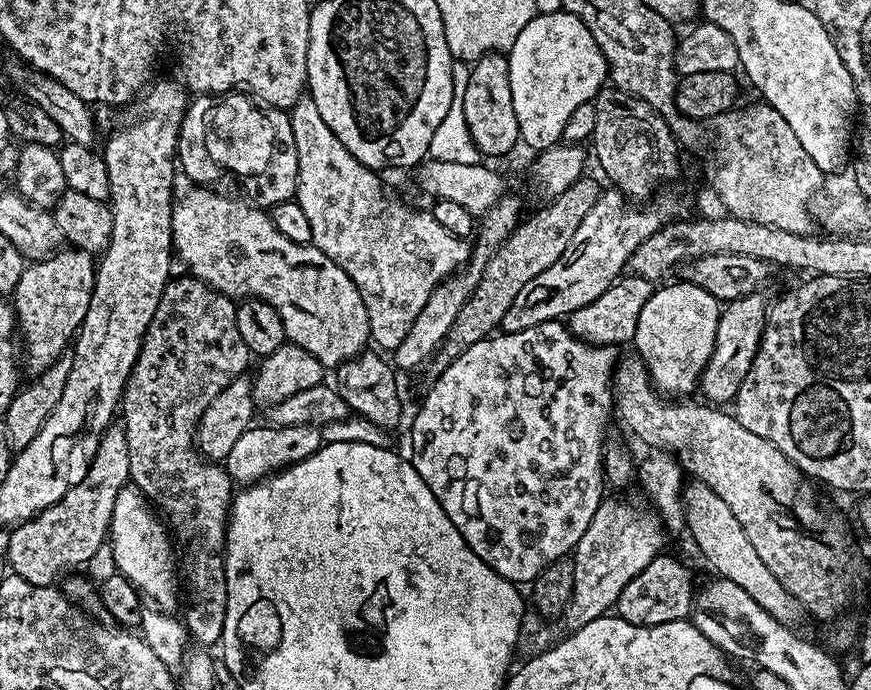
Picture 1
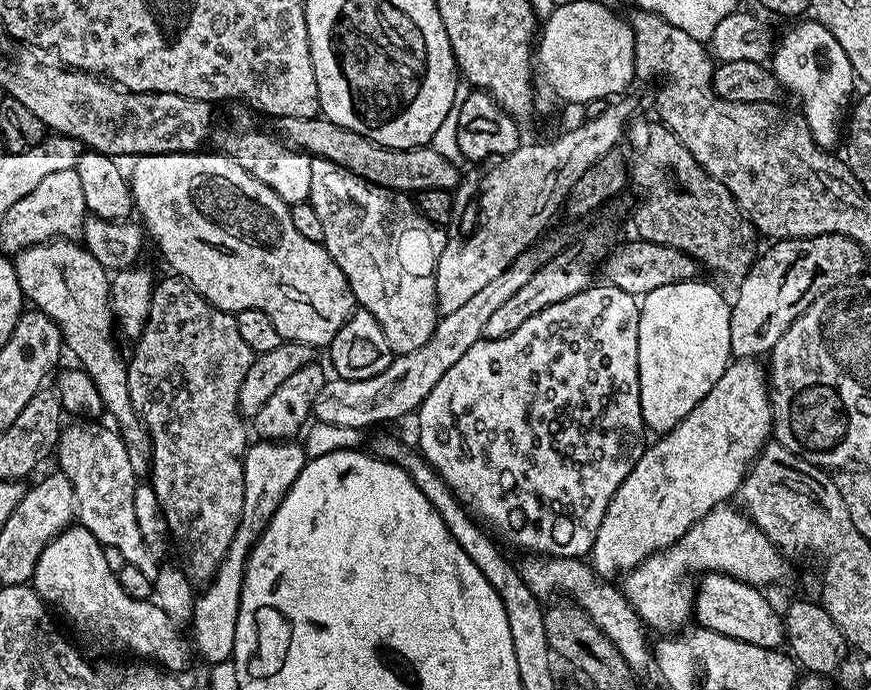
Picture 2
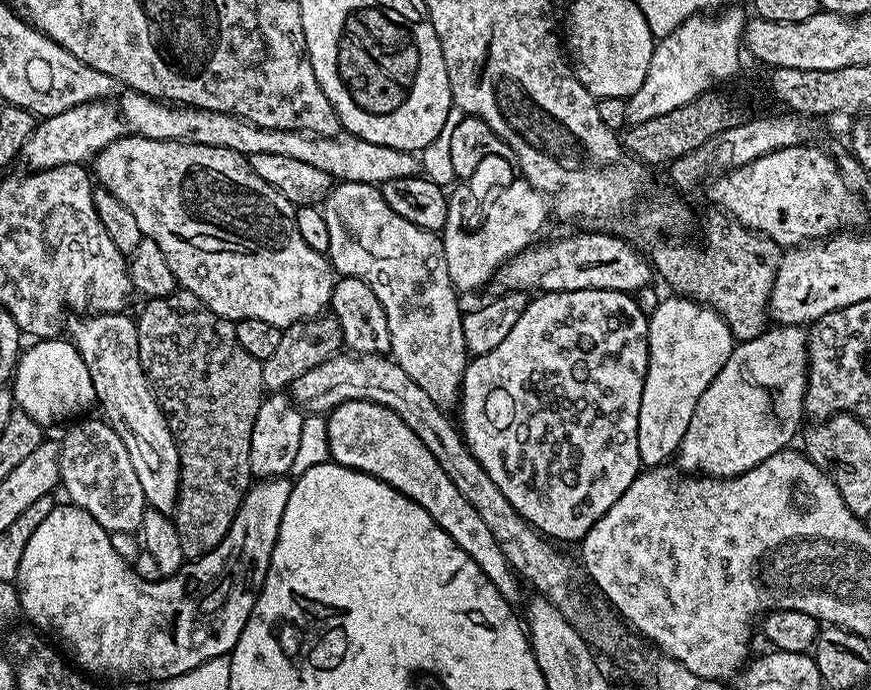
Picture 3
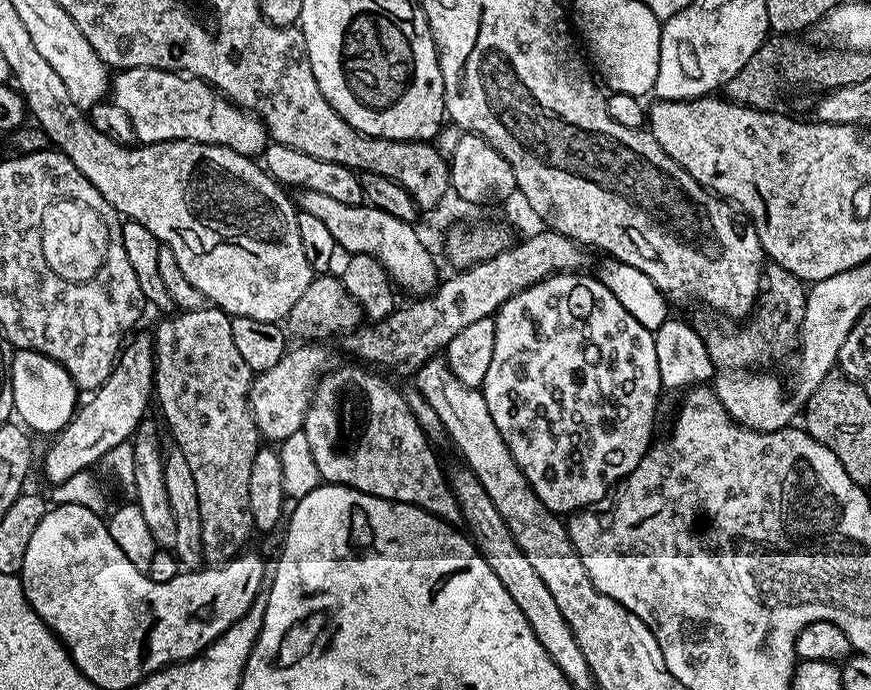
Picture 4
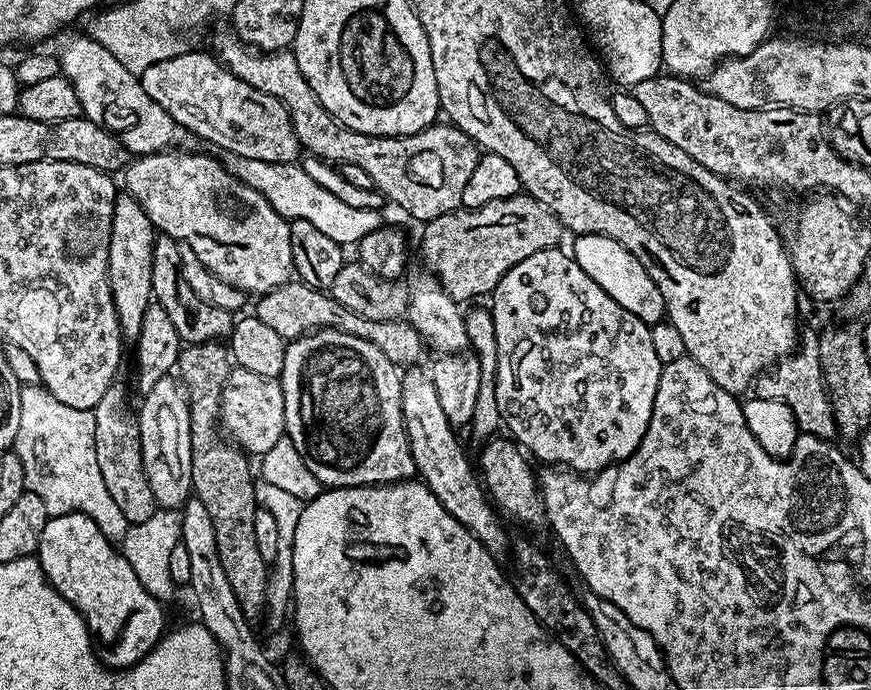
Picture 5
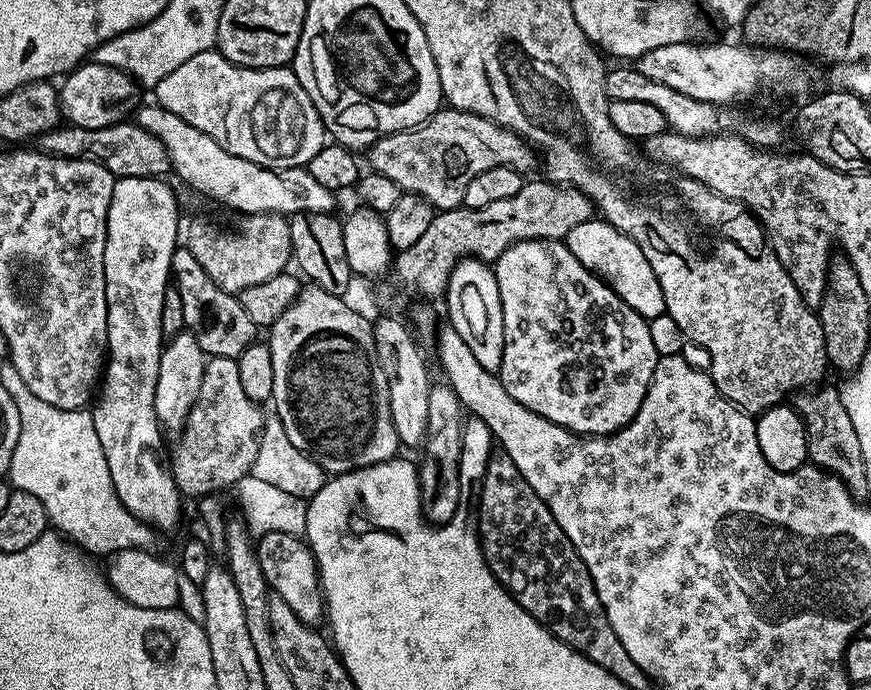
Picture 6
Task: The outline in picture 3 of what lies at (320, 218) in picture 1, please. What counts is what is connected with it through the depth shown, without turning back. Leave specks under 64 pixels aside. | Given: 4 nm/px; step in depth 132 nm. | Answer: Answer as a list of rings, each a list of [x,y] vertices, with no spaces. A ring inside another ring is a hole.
[[[337,183],[325,198],[322,211],[330,230],[326,255],[333,269],[340,276],[366,282],[386,310],[391,359],[422,386],[434,406],[455,409],[470,353],[462,334],[461,297],[450,282],[443,239],[394,214],[375,184]]]

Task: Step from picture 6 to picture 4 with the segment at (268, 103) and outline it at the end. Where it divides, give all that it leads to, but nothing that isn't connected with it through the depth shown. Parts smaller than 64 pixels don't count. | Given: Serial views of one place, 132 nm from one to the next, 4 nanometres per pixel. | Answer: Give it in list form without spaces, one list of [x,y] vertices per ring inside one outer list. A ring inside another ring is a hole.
[[[161,68],[121,70],[112,102],[128,115],[140,144],[193,140],[199,144],[217,144],[256,158],[270,143],[268,127],[256,113],[238,107],[228,97],[221,96],[212,85],[183,72],[167,72]]]

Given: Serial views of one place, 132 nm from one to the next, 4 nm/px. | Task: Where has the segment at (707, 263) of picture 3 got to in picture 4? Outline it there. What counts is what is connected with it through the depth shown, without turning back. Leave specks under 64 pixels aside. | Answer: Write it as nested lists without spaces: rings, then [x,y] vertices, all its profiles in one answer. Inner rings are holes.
[[[769,263],[764,270],[760,298],[743,322],[733,322],[728,318],[712,318],[716,320],[699,325],[698,331],[710,354],[713,369],[724,374],[736,374],[753,366],[768,366],[771,360],[782,359],[791,348],[793,351],[797,347],[805,310],[805,281],[790,274],[790,270]]]

